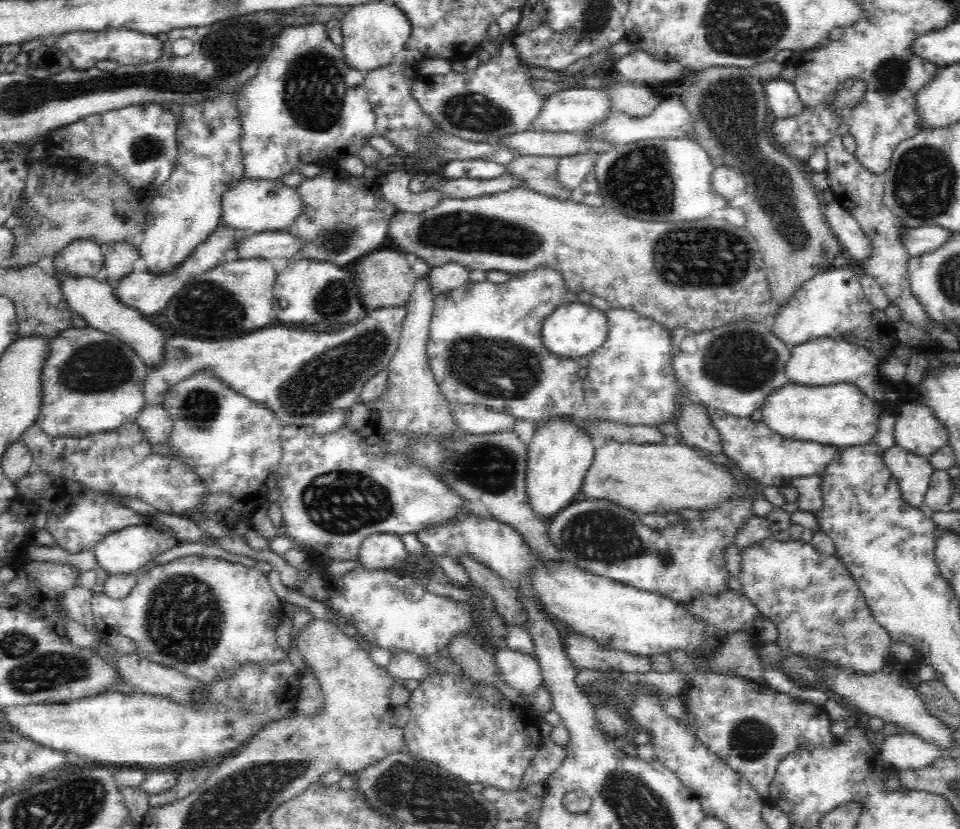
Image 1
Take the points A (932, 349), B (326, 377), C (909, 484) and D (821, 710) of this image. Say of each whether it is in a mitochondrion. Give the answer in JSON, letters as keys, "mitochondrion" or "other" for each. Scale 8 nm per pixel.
{"A":"other","B":"mitochondrion","C":"other","D":"other"}

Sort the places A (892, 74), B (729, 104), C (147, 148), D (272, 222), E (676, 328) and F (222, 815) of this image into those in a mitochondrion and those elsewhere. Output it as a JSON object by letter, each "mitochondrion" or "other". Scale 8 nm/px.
{"A":"mitochondrion","B":"mitochondrion","C":"mitochondrion","D":"other","E":"other","F":"mitochondrion"}

